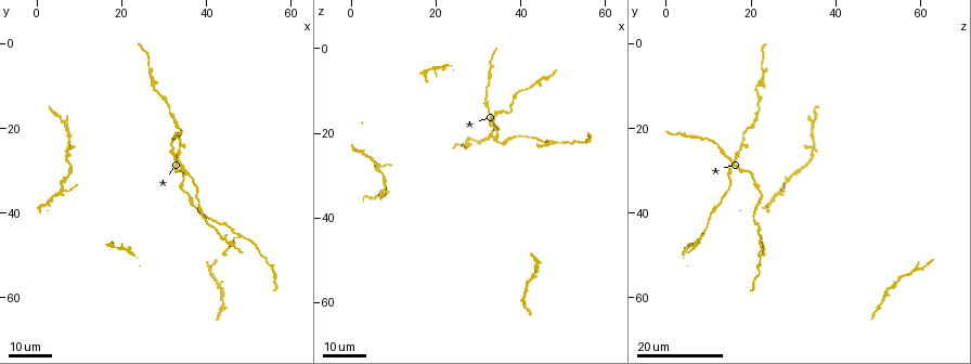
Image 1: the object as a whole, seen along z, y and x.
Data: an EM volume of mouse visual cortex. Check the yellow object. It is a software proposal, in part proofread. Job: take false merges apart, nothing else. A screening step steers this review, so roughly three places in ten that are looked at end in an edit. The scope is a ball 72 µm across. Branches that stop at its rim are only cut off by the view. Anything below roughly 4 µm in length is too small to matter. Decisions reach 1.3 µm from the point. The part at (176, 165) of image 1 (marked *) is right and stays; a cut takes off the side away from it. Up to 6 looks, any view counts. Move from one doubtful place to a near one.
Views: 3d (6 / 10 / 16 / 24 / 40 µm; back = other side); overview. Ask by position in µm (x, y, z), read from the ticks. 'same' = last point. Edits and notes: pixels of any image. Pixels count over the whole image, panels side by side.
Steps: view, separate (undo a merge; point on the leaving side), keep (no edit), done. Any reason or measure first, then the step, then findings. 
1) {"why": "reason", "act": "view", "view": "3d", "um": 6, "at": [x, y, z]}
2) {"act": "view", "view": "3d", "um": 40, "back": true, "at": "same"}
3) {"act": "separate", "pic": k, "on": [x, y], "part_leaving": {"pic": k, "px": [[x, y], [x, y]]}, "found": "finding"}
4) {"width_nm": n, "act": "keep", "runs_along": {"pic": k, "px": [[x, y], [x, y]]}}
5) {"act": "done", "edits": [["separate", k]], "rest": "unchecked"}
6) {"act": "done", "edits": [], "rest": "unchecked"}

{"act": "view", "view": "3d", "um": 16, "at": [39.0, 40.5, 10.5]}

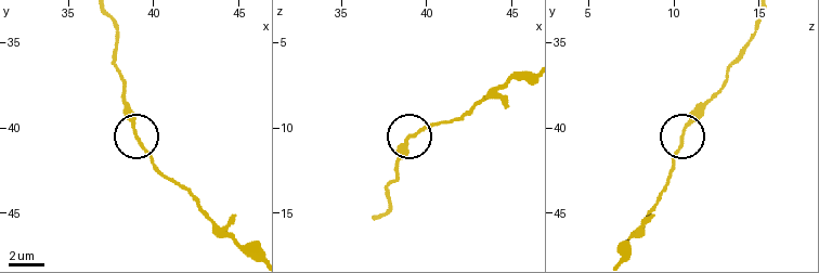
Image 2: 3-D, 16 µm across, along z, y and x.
{"why": "zoom in", "act": "view", "view": "3d", "um": 6, "at": [38.9, 40.5, 10.5]}

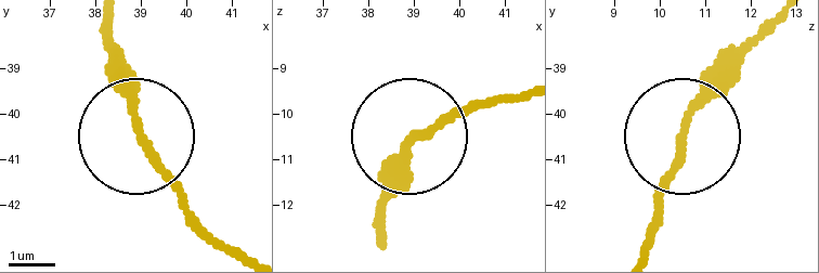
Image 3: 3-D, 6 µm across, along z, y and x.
{"width_nm": 180, "act": "keep", "found": "all the same cell"}

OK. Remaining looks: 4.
{"why": "calibre changes", "act": "view", "view": "3d", "um": 24, "at": [45.0, 48.5, 23.0]}

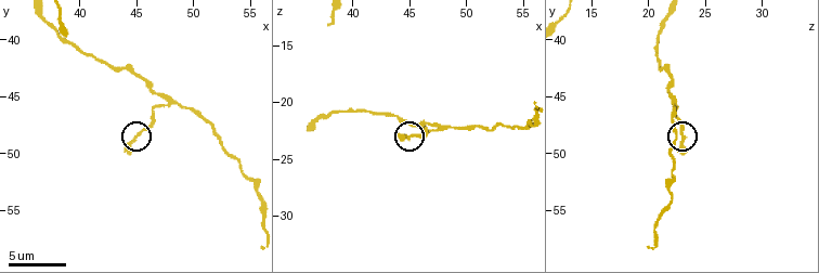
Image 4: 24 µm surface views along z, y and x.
{"why": "closer look", "act": "view", "view": "3d", "um": 10, "at": [44.8, 48.6, 23.2]}

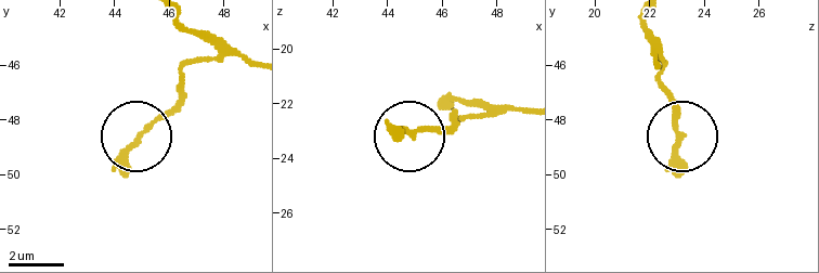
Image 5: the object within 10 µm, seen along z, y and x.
{"act": "keep", "runs_along": {"pic": 5, "px": [[645, 18], [664, 61], [671, 116], [683, 134]]}, "found": "all the same cell"}

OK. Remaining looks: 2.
{"why": "sudden change in width", "act": "view", "view": "3d", "um": 24, "at": [34.0, 29.0, 15.0]}

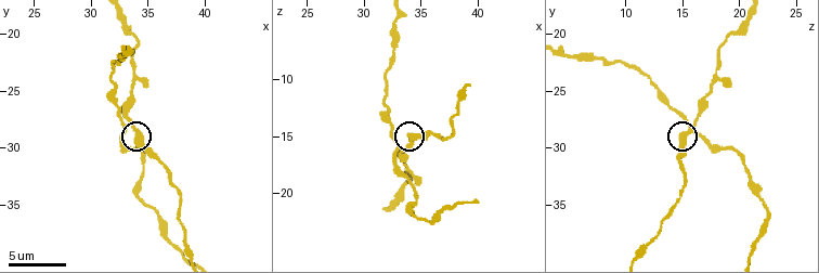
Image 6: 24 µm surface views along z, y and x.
{"act": "view", "view": "3d", "um": 6, "at": [34.2, 28.8, 15.2]}

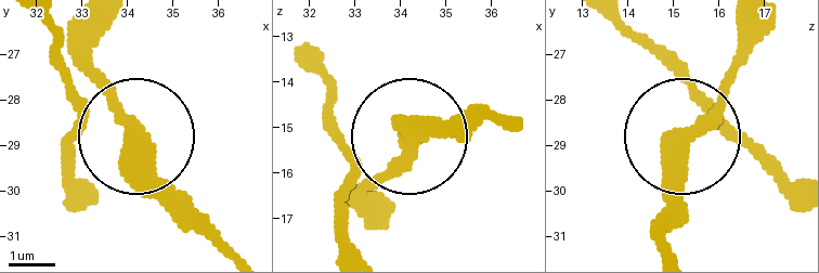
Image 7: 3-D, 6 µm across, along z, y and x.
{"width_nm": 430, "act": "keep", "runs_along": {"pic": 7, "px": [[77, 127], [88, 107], [112, 107], [146, 165], [224, 243]]}, "found": "one cell here"}

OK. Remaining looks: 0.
{"act": "done", "edits": [], "rest": "unchecked"}

